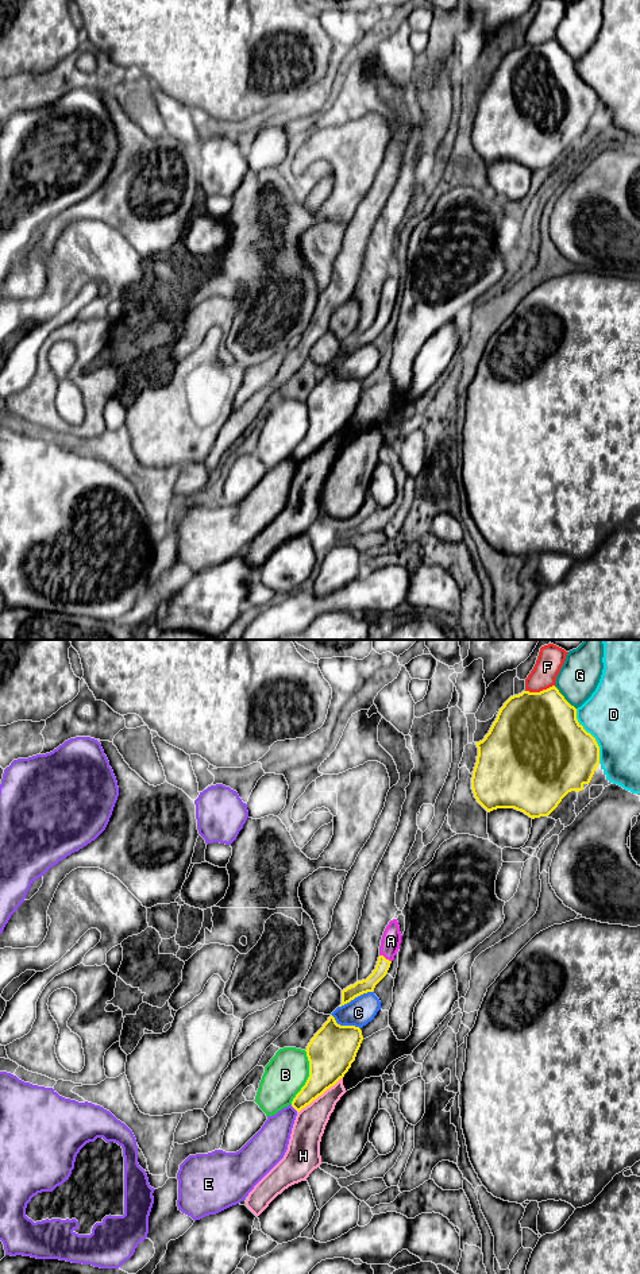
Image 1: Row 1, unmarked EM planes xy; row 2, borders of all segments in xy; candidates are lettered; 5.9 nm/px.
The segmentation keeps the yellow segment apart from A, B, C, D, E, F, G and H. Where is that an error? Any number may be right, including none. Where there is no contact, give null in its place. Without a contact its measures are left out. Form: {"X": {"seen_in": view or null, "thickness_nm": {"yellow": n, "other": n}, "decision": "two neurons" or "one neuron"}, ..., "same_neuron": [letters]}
{"A": {"seen_in": "xy", "thickness_nm": {"yellow": 80, "other": 120}, "decision": "one neuron"}, "B": {"seen_in": "xy", "thickness_nm": {"yellow": 280, "other": 240}, "decision": "two neurons"}, "C": {"seen_in": "xy", "thickness_nm": {"yellow": 80, "other": 170}, "decision": "two neurons"}, "D": {"seen_in": "xy", "thickness_nm": {"yellow": 460, "other": 340}, "decision": "two neurons"}, "E": {"seen_in": "xy", "thickness_nm": {"yellow": 160, "other": 200}, "decision": "two neurons"}, "F": {"seen_in": "xy", "thickness_nm": {"yellow": 500, "other": 160}, "decision": "two neurons"}, "G": {"seen_in": "xy", "thickness_nm": {"yellow": 480, "other": 240}, "decision": "two neurons"}, "H": {"seen_in": "xy", "thickness_nm": {"yellow": 260, "other": 190}, "decision": "two neurons"}, "same_neuron": ["A"]}

